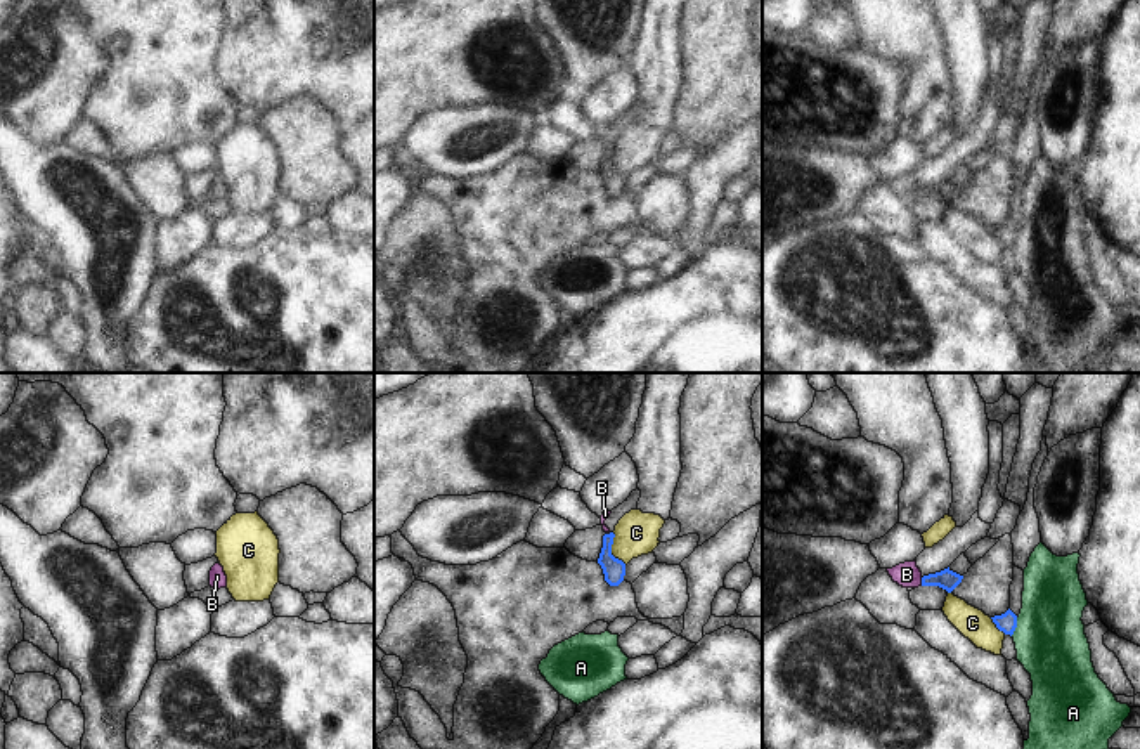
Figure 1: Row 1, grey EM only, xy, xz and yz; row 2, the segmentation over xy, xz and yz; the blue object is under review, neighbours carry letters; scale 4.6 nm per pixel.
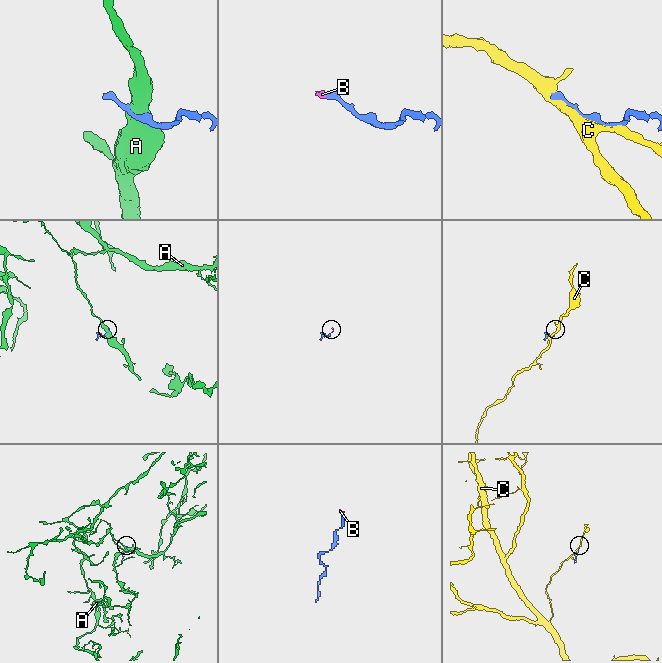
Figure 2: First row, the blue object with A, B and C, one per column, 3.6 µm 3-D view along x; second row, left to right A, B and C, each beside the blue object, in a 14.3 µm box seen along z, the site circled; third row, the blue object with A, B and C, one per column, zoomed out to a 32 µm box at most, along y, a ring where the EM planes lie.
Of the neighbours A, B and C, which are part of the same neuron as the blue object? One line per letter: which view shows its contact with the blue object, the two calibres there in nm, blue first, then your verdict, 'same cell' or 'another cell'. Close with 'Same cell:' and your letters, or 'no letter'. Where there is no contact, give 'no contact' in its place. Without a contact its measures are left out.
A: contact in yz; calibres 90 and 320 nm; another cell
B: contact in yz; calibres 90 and 120 nm; same cell
C: contact in xz; calibres 110 and 200 nm; another cell
Same cell: B

